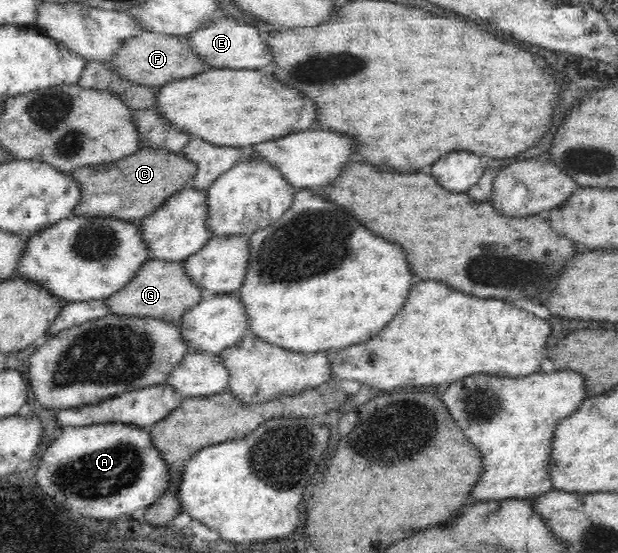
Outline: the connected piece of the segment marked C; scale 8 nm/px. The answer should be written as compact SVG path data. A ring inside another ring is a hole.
M144 146L132 155L123 158L123 160L115 161L115 164L81 167L77 169L77 172L73 172L71 175L77 178L83 191L83 198L81 198L79 205L75 205L72 214L77 216L115 216L133 221L147 218L171 196L190 186L189 182L193 180L198 169L197 164L188 160L182 152L171 152L166 148Z

